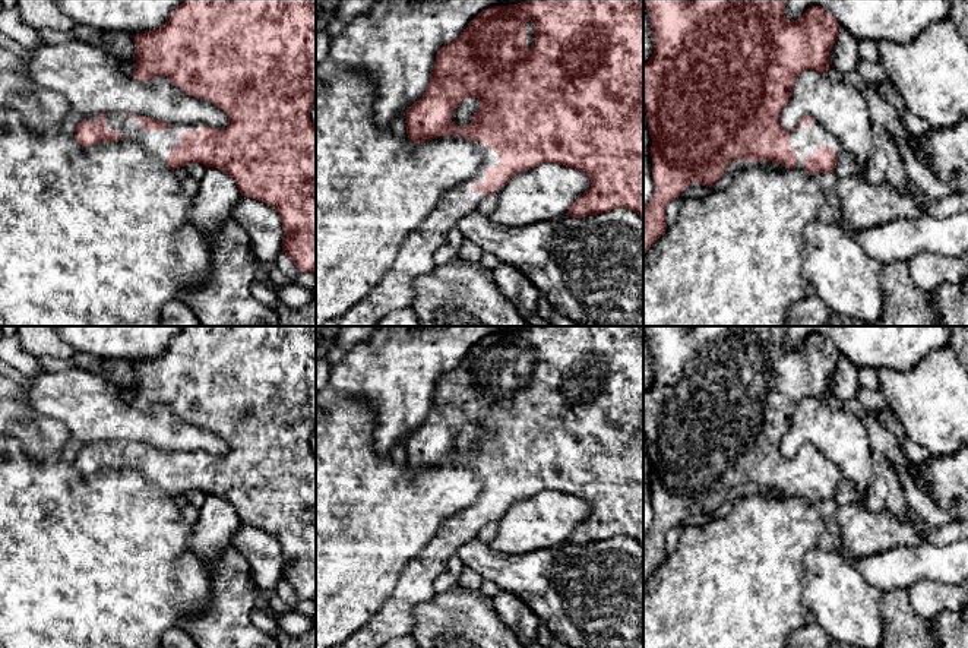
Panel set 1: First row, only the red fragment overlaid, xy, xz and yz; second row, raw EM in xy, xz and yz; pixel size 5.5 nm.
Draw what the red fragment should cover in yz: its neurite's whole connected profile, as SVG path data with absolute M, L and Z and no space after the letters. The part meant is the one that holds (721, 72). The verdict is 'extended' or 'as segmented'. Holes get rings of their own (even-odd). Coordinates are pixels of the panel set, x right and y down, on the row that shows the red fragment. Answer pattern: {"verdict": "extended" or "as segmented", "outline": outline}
{"verdict": "extended", "outline": "M643 0L643 4L654 41L654 54L643 64L643 105L652 139L655 184L643 208L643 255L667 230L667 203L692 183L711 187L733 161L772 161L810 174L835 171L842 146L822 124L804 116L791 132L781 126L781 111L790 102L800 73L813 69L828 76L829 51L841 29L829 10L812 6L797 20L788 22L787 0Z"}

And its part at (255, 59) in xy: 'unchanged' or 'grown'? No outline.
grown

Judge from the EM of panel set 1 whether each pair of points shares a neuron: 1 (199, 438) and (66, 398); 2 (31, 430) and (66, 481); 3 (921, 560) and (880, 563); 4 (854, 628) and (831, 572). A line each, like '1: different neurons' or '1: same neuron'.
1: same neuron
2: different neurons
3: same neuron
4: same neuron

